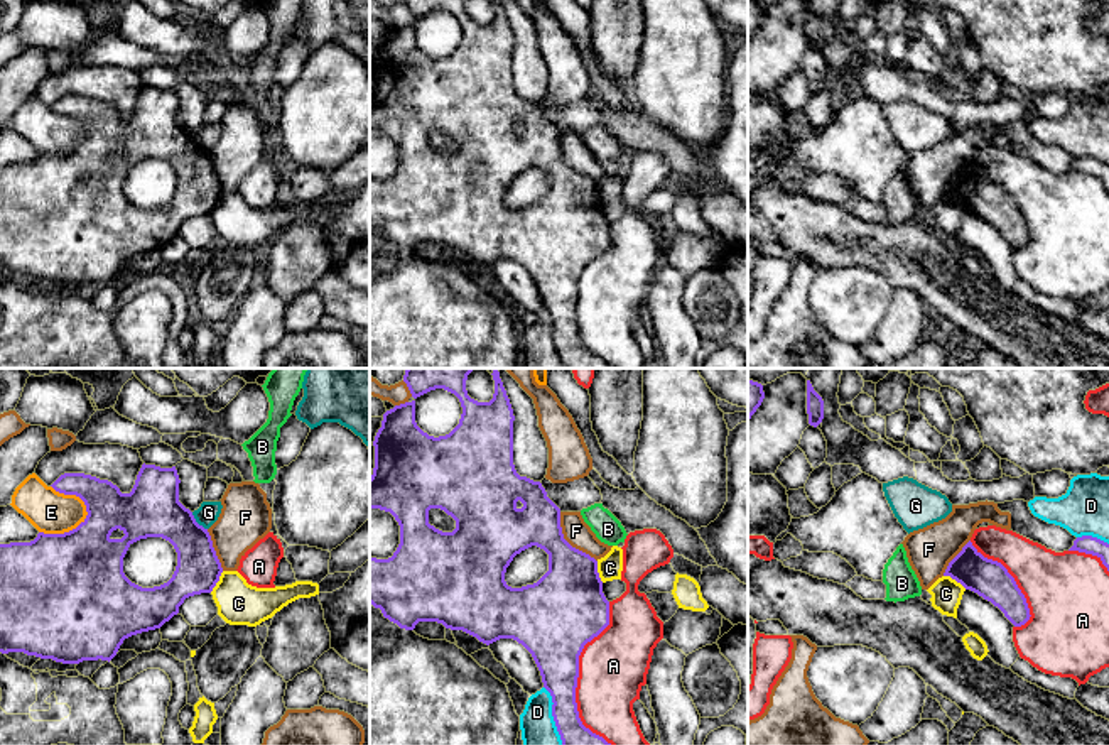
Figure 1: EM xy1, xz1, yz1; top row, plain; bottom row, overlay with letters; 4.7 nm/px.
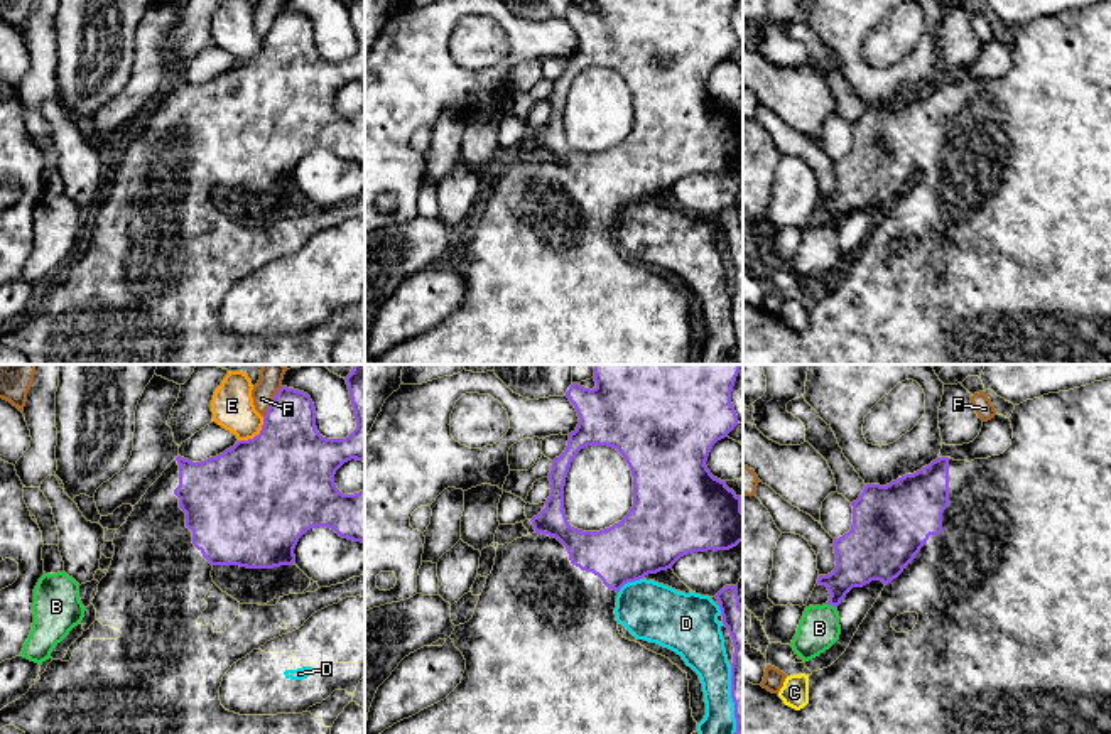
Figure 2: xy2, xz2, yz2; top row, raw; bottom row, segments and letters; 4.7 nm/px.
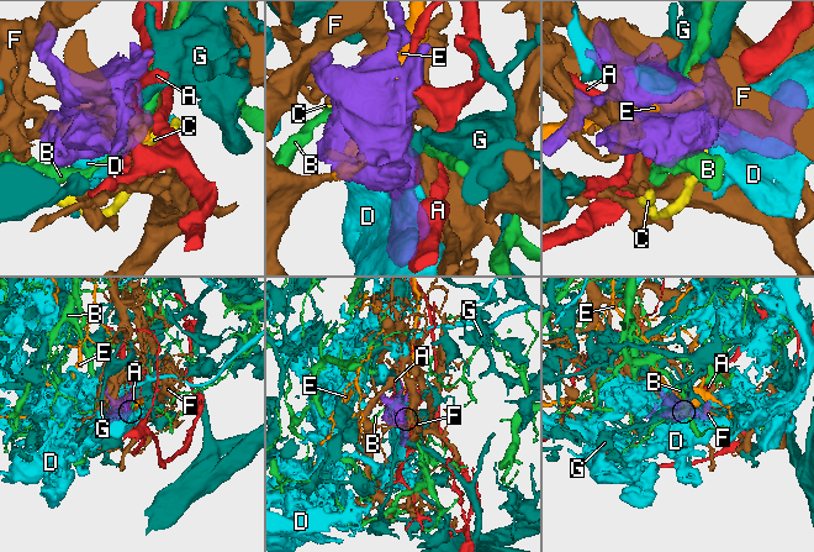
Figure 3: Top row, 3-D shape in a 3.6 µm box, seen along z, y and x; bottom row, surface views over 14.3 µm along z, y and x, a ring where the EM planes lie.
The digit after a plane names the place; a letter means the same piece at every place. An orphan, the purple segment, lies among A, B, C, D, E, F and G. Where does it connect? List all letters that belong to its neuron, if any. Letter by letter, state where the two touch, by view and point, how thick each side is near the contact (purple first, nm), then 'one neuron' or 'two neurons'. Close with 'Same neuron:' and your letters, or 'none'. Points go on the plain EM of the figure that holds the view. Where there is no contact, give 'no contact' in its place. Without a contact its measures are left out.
A: contact xz1 (578, 298); calibres 320 and 320 nm; two neurons
B: contact yz2 (833, 226); calibres 220 and 190 nm; two neurons
C: contact yz1 (956, 201); calibres 180 and 140 nm; two neurons
D: contact xz1 (552, 337); calibres 190 and 190 nm; two neurons
E: contact xy1 (70, 152); calibres 480 and 200 nm; two neurons
F: contact xz1 (566, 163); calibres 300 and 120 nm; two neurons
G: contact xy1 (196, 144); calibres 260 and 100 nm; two neurons
Same neuron: none

